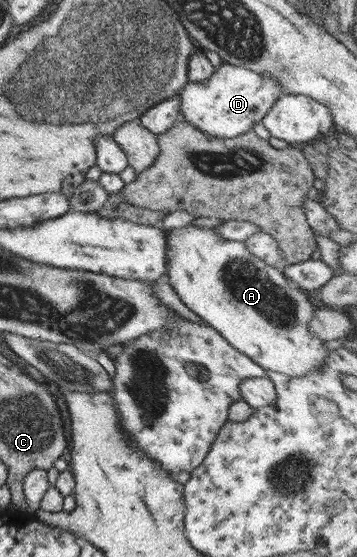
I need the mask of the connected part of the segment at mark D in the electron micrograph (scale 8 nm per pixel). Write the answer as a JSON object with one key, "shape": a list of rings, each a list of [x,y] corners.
{"shape":[[[223,61],[208,79],[203,82],[188,82],[181,89],[180,119],[187,119],[191,126],[211,136],[233,138],[261,123],[282,94],[281,83],[272,76]]]}

